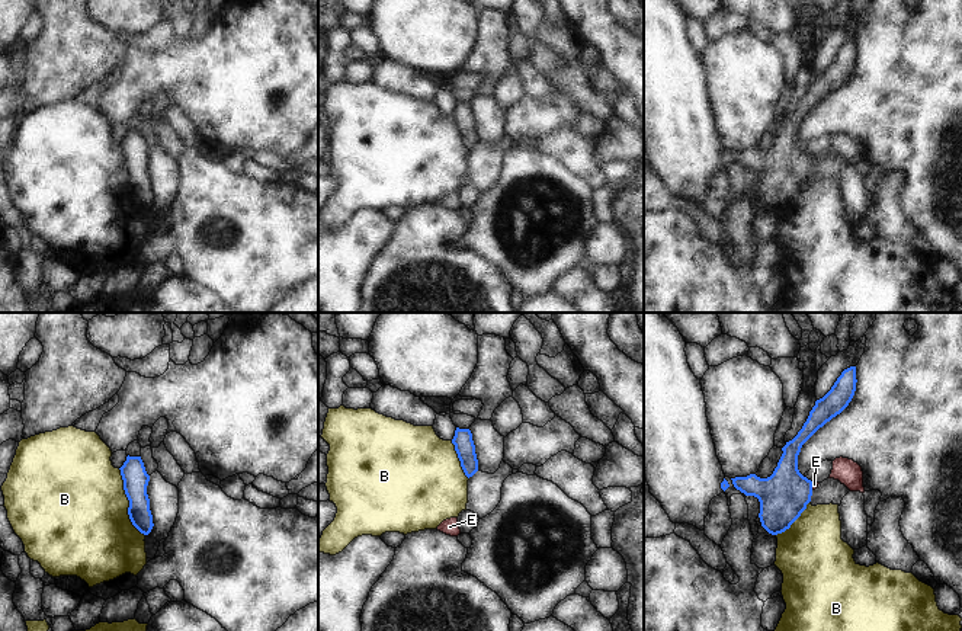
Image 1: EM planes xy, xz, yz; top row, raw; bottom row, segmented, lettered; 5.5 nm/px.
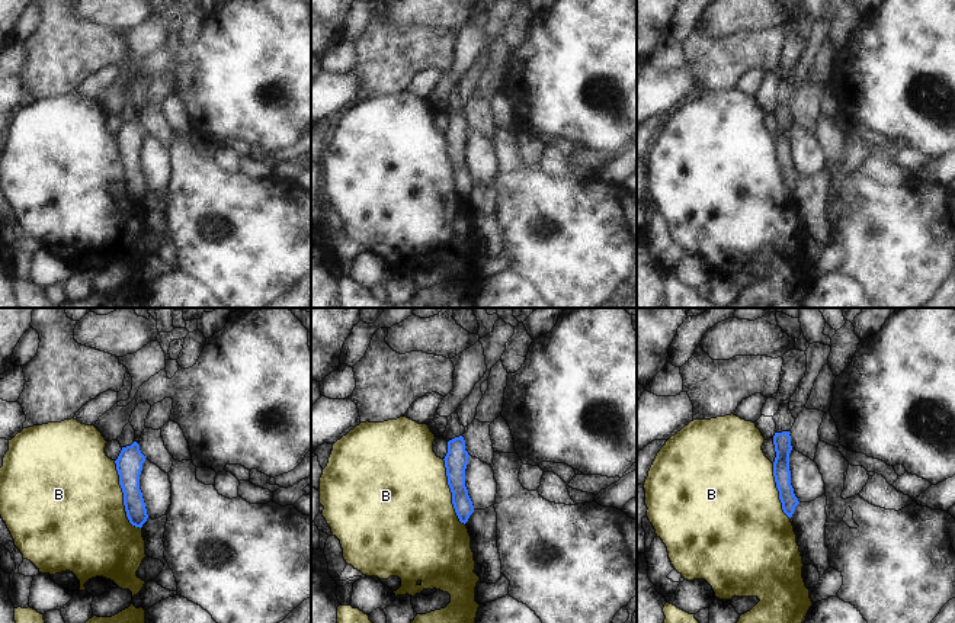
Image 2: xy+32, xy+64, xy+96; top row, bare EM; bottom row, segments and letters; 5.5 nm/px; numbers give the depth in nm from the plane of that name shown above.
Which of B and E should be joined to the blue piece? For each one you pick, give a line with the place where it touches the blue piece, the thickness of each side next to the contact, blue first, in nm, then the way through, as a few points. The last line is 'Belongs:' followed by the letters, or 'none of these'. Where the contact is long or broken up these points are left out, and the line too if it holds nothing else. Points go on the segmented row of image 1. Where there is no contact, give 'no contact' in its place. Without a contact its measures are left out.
E: yz (811, 486) | 280/30 nm | across yz (783, 496), (788, 492), (811, 486), (814, 484)
Belongs: E

